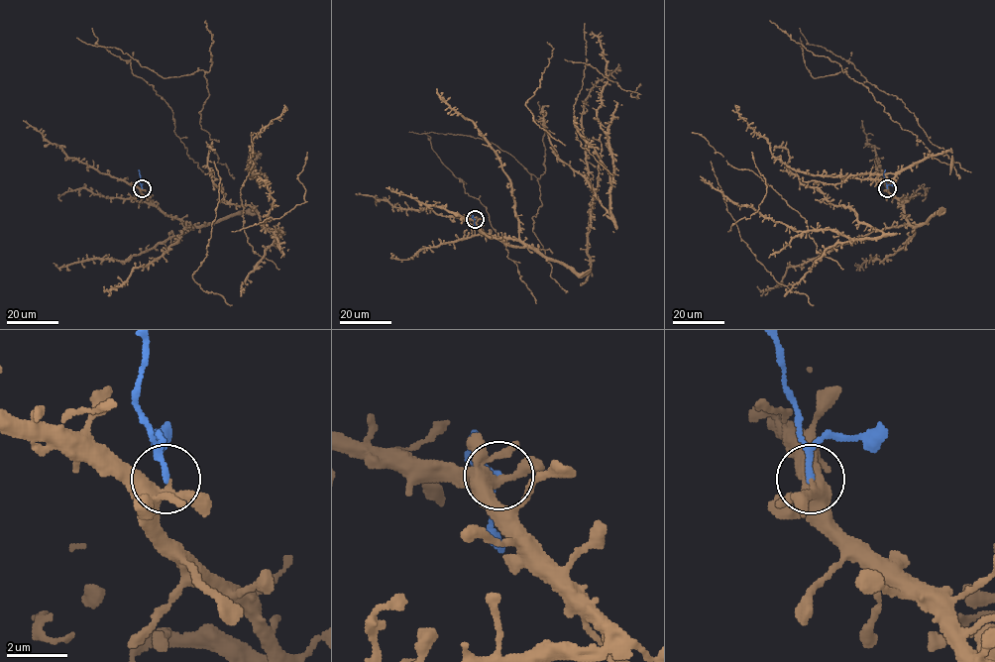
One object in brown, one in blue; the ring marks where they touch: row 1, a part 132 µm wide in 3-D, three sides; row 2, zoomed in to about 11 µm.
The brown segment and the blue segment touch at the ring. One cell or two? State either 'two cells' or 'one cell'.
two cells

